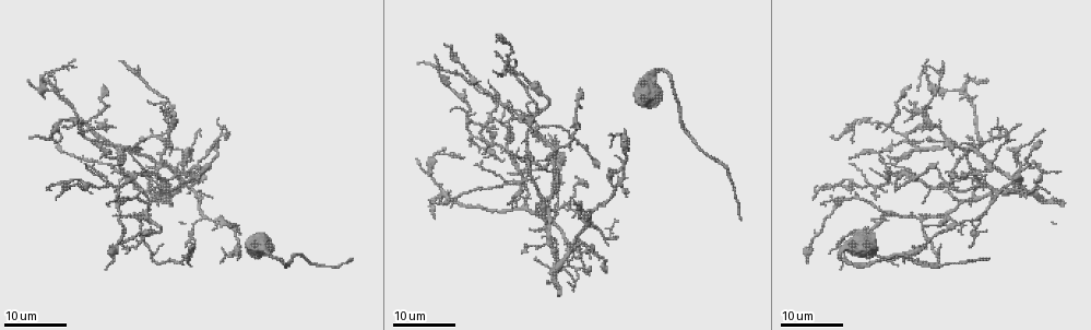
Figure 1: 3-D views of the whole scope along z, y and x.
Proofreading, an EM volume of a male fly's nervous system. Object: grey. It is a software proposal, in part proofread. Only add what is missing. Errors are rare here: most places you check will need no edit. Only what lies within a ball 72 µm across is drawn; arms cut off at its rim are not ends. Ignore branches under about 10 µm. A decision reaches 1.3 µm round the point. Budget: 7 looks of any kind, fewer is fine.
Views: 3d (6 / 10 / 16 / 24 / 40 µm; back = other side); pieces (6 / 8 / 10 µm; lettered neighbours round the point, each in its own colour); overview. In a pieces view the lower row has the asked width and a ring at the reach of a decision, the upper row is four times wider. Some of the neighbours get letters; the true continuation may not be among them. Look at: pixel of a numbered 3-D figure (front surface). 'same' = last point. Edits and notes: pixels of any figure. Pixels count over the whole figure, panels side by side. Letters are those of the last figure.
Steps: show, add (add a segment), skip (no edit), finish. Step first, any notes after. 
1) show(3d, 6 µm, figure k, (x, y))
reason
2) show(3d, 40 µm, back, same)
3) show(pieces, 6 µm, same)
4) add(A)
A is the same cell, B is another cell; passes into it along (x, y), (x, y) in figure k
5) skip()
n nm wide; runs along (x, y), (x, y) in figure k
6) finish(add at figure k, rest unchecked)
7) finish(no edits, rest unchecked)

show(3d, 24 µm, figure 1, (1018, 124))
an open end

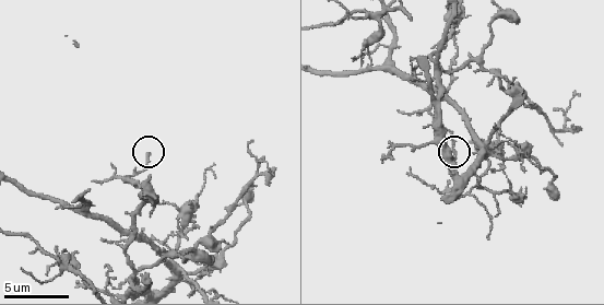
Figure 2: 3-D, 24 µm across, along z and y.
show(pieces, 6 µm, figure 2, (151, 152))

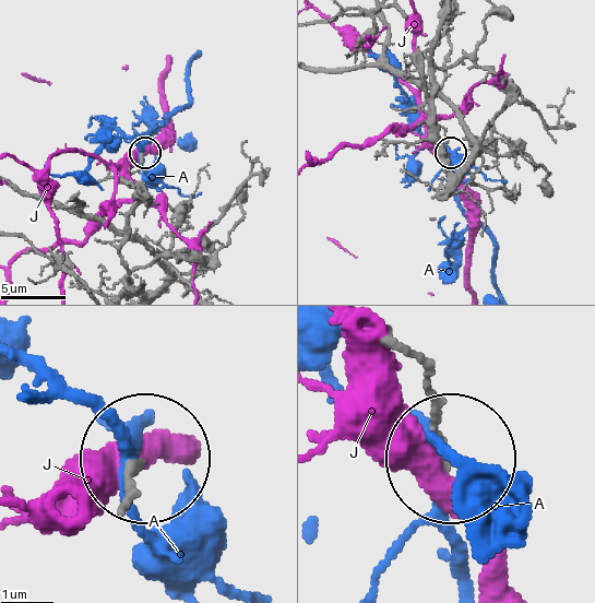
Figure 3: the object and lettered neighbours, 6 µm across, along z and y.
skip()
A and J are other cells; none of them fits

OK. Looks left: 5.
show(3d, 16 µm, figure 1, (935, 164))
free end

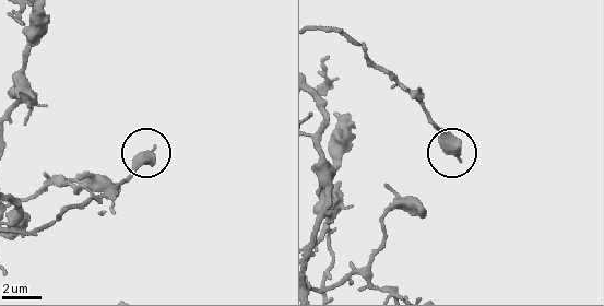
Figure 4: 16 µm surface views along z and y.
show(3d, 6 µm, figure 4, (154, 150))

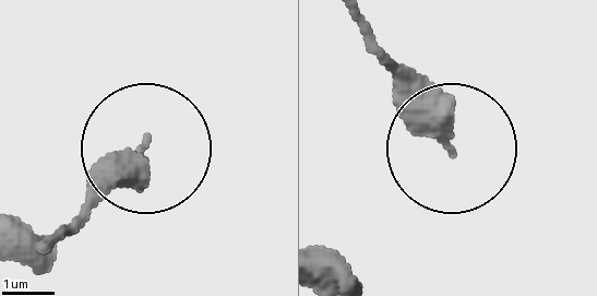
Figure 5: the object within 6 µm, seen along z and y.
show(pieces, 10 µm, figure 5, (443, 144))

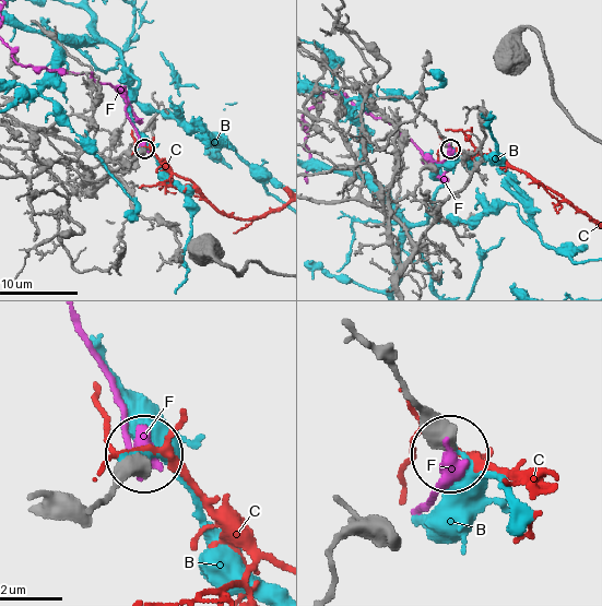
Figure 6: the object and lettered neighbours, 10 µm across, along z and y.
skip()
B, C and F are other cells; runs along (90, 511), (144, 456) in figure 6; no lettered segment goes on from it

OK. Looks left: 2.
show(pieces, 8 µm, figure 2, (76, 286))
branch stops here

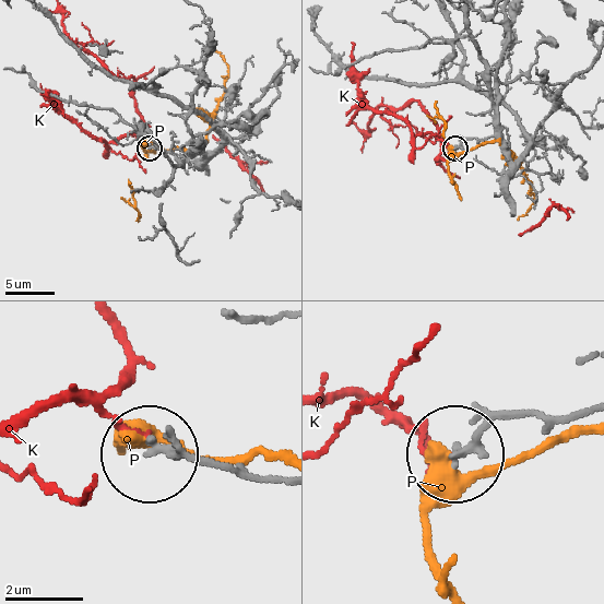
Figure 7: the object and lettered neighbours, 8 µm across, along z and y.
skip()
K and P are other cells; runs along (283, 482), (150, 452) in figure 7; none of them fits

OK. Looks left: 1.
finish(no edits, rest unchecked)

